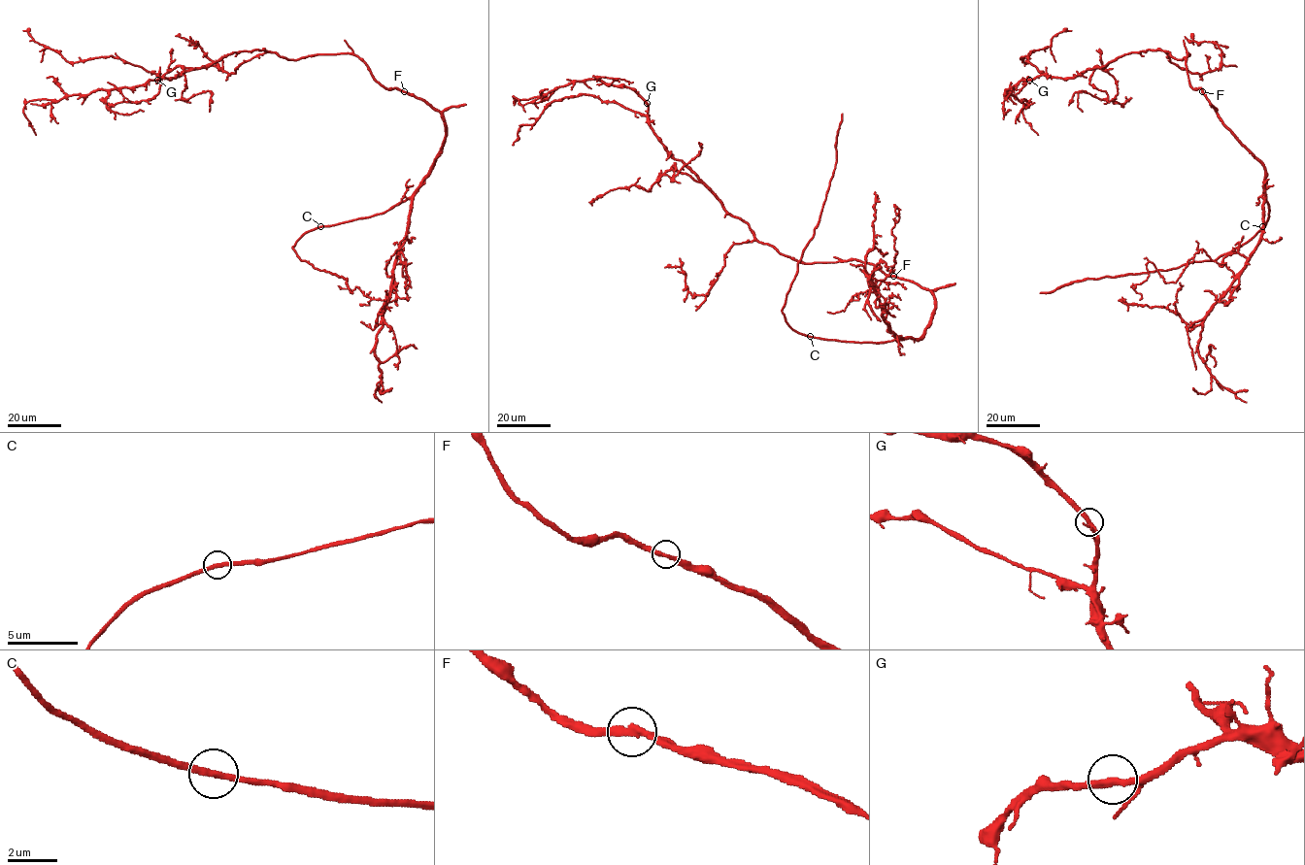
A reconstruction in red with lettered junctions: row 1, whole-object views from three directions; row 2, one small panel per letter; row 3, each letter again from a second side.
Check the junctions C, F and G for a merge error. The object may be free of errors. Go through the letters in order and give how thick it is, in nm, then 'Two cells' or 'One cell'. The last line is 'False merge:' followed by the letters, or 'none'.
C: Thickness 280 nm. One cell
F: Thickness 280 nm. One cell
G: Thickness 300 nm. One cell
False merge: none

